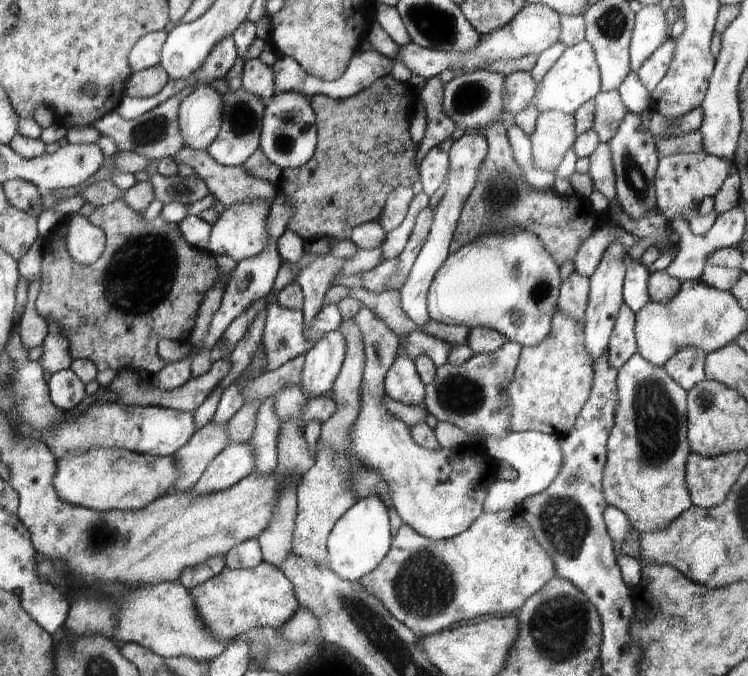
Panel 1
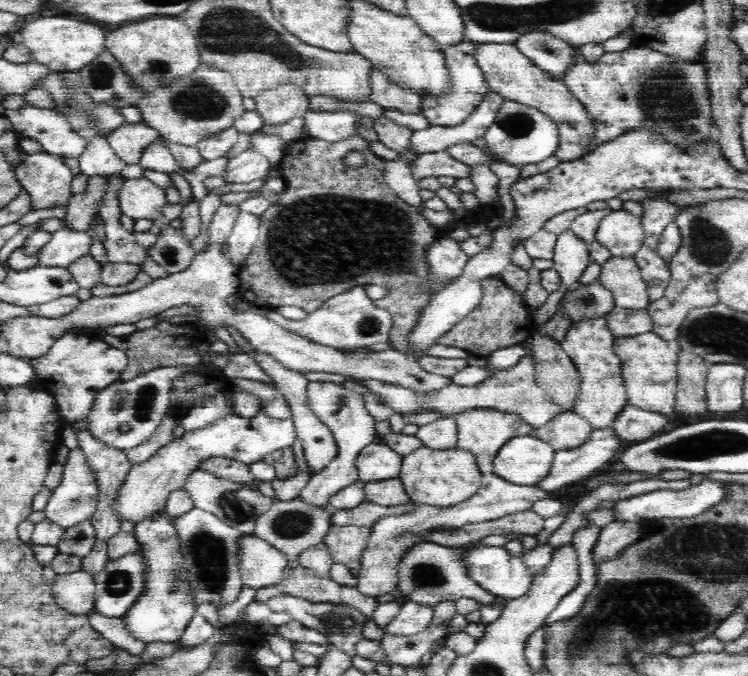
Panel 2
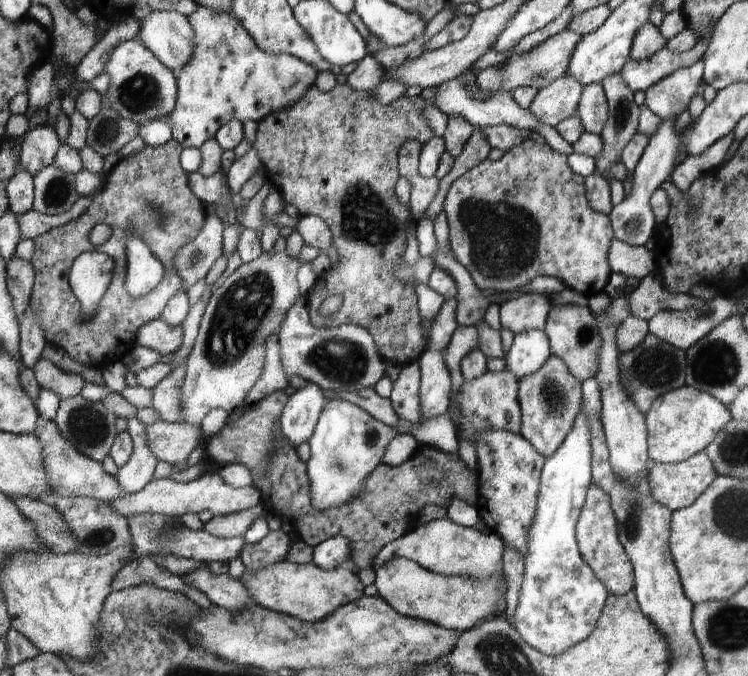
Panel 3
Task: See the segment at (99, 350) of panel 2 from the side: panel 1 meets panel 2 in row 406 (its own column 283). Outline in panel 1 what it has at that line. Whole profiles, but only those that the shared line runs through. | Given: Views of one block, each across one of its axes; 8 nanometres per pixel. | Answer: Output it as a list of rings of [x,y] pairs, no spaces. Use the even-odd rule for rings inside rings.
[[[372,50],[368,52],[359,51],[354,55],[347,67],[346,73],[343,77],[334,81],[324,81],[316,76],[311,76],[303,70],[302,67],[296,63],[294,58],[288,56],[279,56],[277,62],[271,66],[274,74],[274,94],[286,92],[298,92],[308,98],[317,95],[325,95],[335,100],[344,100],[355,97],[356,94],[368,89],[371,85],[375,85],[380,78],[387,77],[391,74],[394,60],[386,58],[386,56],[379,54],[378,51]]]

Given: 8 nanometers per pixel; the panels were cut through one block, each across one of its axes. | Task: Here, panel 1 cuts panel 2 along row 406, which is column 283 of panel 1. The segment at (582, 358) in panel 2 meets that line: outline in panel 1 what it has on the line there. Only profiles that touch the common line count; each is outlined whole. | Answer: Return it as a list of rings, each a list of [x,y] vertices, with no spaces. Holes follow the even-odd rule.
[[[263,561],[256,568],[232,569],[226,567],[217,576],[191,590],[200,618],[208,624],[208,630],[216,638],[232,638],[258,626],[282,628],[296,616],[301,607],[295,596],[294,584],[271,563]]]

